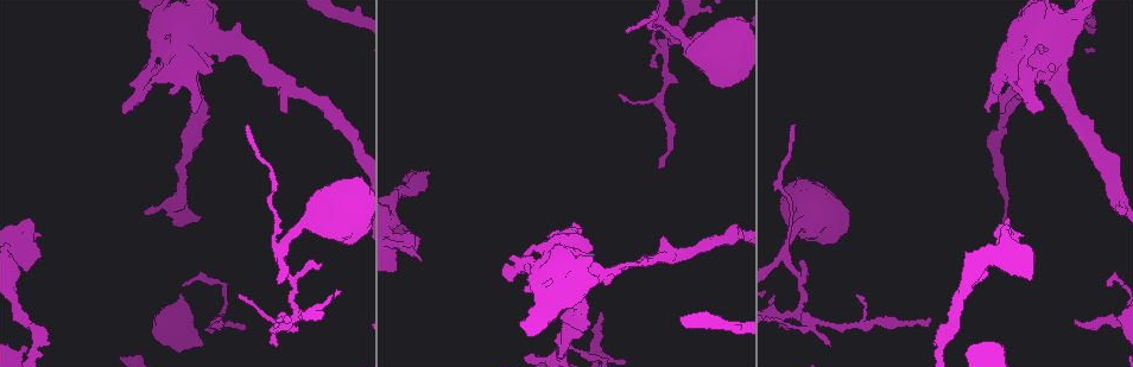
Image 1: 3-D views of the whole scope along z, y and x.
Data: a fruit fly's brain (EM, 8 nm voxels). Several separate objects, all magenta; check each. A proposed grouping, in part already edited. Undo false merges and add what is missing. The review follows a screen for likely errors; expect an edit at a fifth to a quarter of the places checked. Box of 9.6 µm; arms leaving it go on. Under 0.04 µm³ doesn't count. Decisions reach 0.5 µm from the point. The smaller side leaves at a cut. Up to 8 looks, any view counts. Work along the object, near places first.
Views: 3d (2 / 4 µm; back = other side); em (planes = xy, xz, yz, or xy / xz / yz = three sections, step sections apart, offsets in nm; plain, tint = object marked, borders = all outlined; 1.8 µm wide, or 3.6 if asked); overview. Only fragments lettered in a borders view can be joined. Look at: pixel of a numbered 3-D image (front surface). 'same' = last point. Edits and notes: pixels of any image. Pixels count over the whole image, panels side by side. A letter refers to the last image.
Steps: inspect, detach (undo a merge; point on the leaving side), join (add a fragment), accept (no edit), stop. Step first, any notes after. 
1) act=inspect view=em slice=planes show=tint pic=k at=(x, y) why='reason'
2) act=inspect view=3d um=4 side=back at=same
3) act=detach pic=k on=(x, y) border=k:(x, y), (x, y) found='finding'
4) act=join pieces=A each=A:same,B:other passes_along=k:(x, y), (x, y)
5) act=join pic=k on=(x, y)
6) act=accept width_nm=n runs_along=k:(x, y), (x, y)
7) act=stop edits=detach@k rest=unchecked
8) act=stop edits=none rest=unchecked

act=inspect view=3d um=2 pic=1 at=(989, 108) why='an open end'

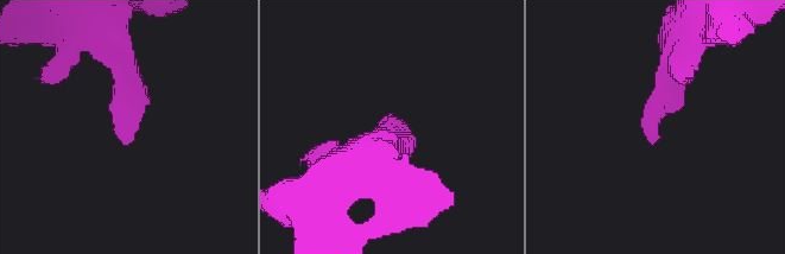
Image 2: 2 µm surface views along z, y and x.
act=inspect view=em slice=yz step=8 show=tint pic=2 at=(126, 142) why='need the tissue'

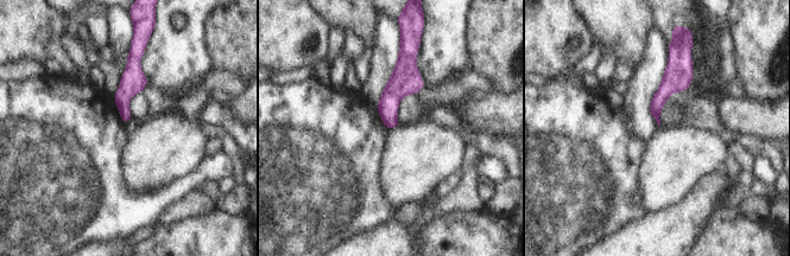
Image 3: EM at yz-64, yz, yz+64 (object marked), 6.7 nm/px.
act=inspect view=em slice=planes show=borders at=same

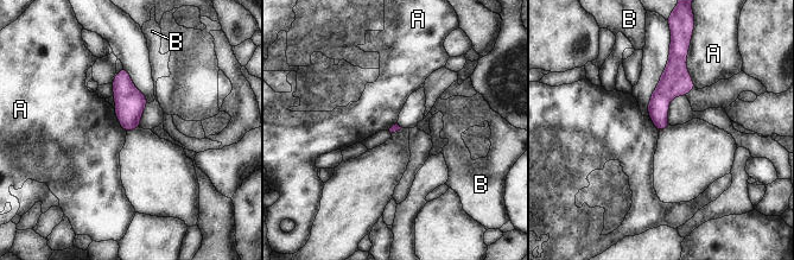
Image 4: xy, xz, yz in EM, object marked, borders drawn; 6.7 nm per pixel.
act=accept each=A:other,B:other border=4:(687, 50), (686, 70), (696, 87) found='none of them fits'

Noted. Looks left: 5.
act=inspect view=3d um=4 pic=1 at=(596, 273) why='abrupt turn'

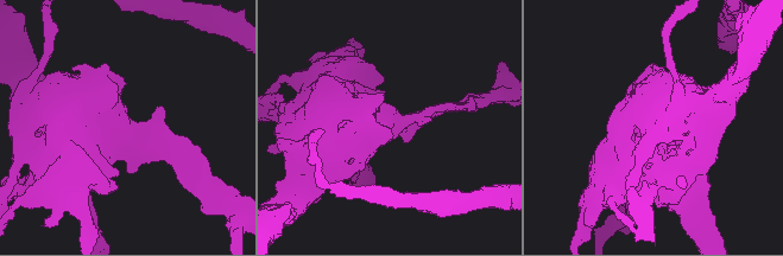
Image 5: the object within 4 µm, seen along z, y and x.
act=inspect view=em slice=xz step=16 show=borders pic=5 at=(127, 135) why='shape alone is not enough'

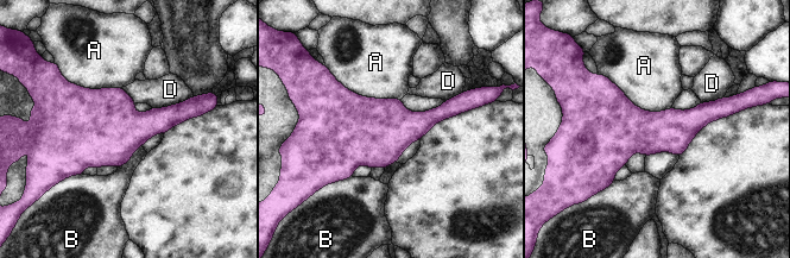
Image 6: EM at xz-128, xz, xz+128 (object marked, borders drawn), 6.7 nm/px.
act=accept width_nm=280 longest_contact=A:550nm each=A:other,B:other,D:other found='one neuron here'

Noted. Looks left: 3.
act=inspect view=em slice=xy step=4 show=borders pic=1 at=(24, 350) why='long arm stops here'

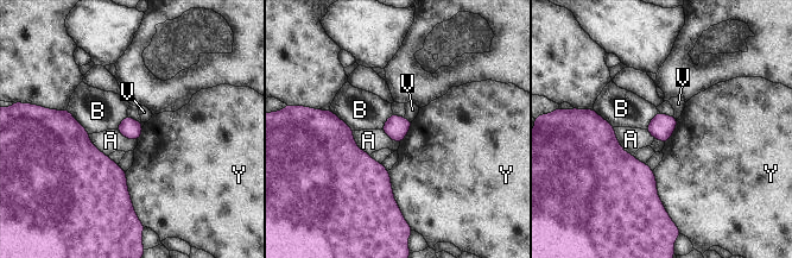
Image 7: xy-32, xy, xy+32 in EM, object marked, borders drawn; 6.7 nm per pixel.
act=inspect view=em slice=planes show=borders at=same

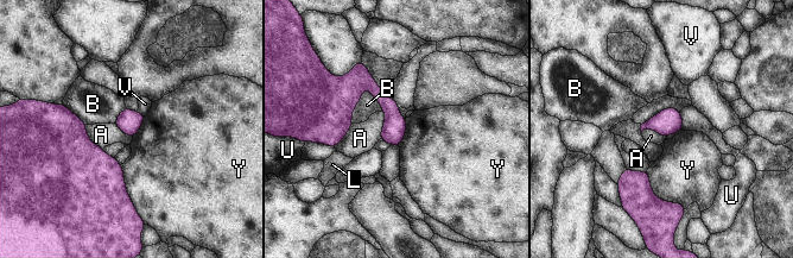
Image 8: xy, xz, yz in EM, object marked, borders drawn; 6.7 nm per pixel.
act=accept each=A:other,B:other,L:other,U:other,V:other,Y:other border=8:(84, 125), (87, 137), (102, 149) found='no lettered fragment goes on from it'

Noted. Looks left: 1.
act=stop edits=none rest=unchecked

